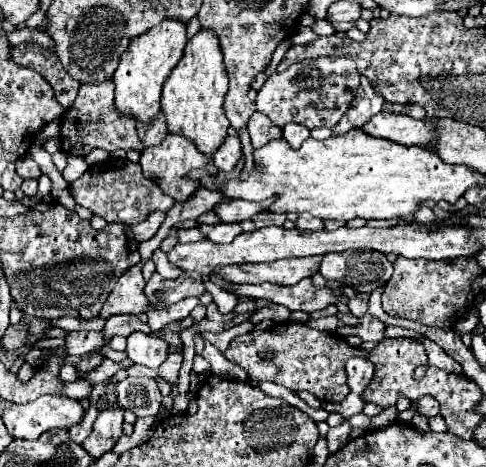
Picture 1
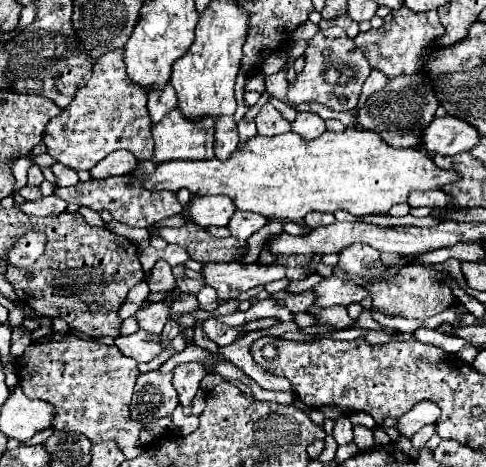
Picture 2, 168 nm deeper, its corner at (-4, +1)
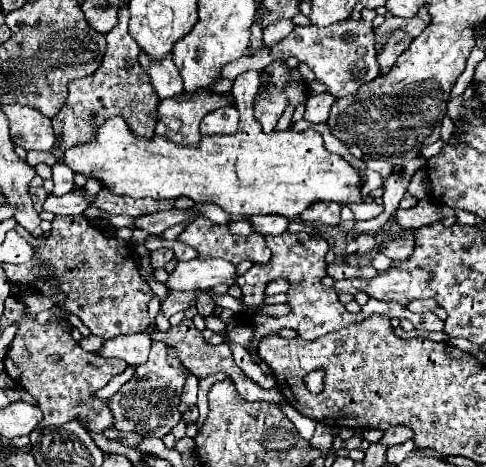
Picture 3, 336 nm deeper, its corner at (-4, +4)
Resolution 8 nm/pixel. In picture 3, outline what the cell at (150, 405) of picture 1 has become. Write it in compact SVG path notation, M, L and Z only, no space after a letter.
M159 341L153 343L147 363L139 365L137 373L109 399L109 407L115 415L115 427L121 431L135 431L143 437L163 437L171 433L181 419L177 405L183 385L185 373L167 363L167 345Z

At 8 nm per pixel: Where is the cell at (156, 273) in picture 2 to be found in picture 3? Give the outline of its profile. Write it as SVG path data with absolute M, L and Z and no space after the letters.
M157 249L157 251L151 251L151 265L153 265L153 269L165 267L171 259L173 259L173 251L171 251L171 249Z

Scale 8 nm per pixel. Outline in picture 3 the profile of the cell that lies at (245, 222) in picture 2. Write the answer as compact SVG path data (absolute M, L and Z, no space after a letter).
M257 215L257 217L247 217L247 221L251 223L251 227L261 233L261 235L279 235L283 231L287 231L289 221L285 217L277 217L277 215Z

